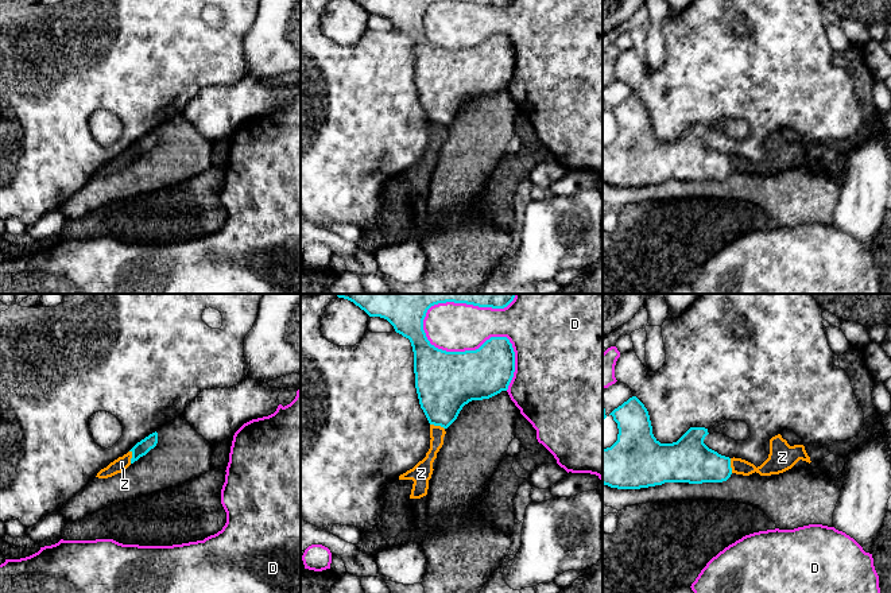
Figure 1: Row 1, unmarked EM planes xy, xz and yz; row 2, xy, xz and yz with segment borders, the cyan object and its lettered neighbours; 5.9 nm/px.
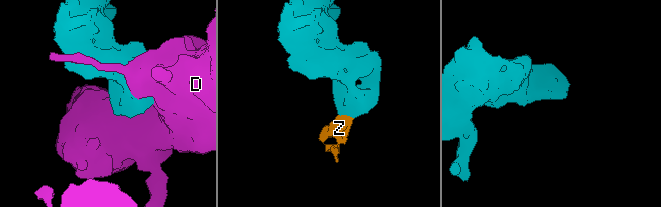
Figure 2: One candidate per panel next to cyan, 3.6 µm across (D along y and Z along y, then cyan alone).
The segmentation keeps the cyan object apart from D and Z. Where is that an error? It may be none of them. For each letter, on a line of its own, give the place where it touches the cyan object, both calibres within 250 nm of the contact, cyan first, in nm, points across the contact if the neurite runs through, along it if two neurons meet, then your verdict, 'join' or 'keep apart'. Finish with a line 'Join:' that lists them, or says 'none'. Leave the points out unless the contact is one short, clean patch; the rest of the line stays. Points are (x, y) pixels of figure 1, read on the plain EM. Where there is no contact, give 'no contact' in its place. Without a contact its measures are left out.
D: contact xz (476, 47); calibres 360 and 300 nm; keep apart
Z: contact xz (437, 123); calibres 340 and 90 nm; border xz (430, 121), (440, 123), (444, 127); keep apart
Join: none

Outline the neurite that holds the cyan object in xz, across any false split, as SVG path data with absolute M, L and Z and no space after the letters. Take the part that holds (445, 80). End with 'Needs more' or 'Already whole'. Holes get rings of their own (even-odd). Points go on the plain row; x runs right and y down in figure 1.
M353 0L369 15L387 18L408 36L414 50L415 86L430 123L448 127L465 102L507 89L515 70L515 50L507 35L491 35L476 49L446 50L430 42L423 28L427 8L446 0Z. Already whole

